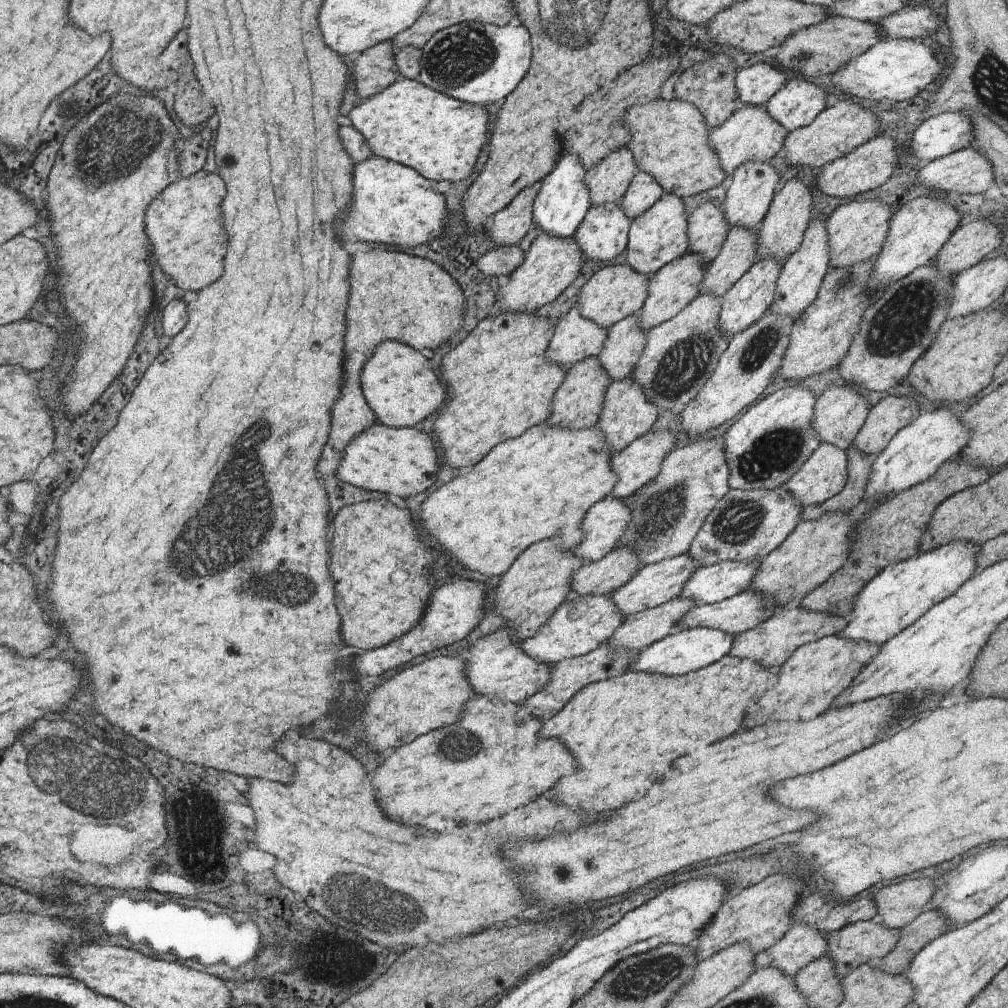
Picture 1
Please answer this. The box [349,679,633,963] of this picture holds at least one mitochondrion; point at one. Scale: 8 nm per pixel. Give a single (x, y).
(458, 745)

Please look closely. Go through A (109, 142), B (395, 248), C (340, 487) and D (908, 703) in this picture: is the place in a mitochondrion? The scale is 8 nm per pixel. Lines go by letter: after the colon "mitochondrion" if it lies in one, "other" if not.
A: mitochondrion
B: other
C: other
D: other

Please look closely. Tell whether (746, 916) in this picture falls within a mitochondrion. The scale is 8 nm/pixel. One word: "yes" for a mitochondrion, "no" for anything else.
no

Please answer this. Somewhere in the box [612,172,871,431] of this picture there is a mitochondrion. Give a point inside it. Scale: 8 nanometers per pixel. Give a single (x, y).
(680, 370)

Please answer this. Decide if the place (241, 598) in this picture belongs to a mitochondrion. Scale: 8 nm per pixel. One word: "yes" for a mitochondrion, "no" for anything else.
yes

